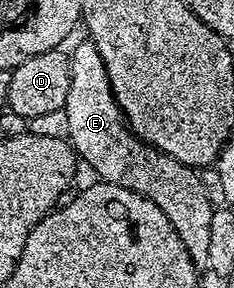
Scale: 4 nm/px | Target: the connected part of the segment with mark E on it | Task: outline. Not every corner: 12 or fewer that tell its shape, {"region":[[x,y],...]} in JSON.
{"region":[[93,41],[69,50],[68,140],[107,185],[160,207],[195,269],[212,215],[191,166],[126,124]]}

